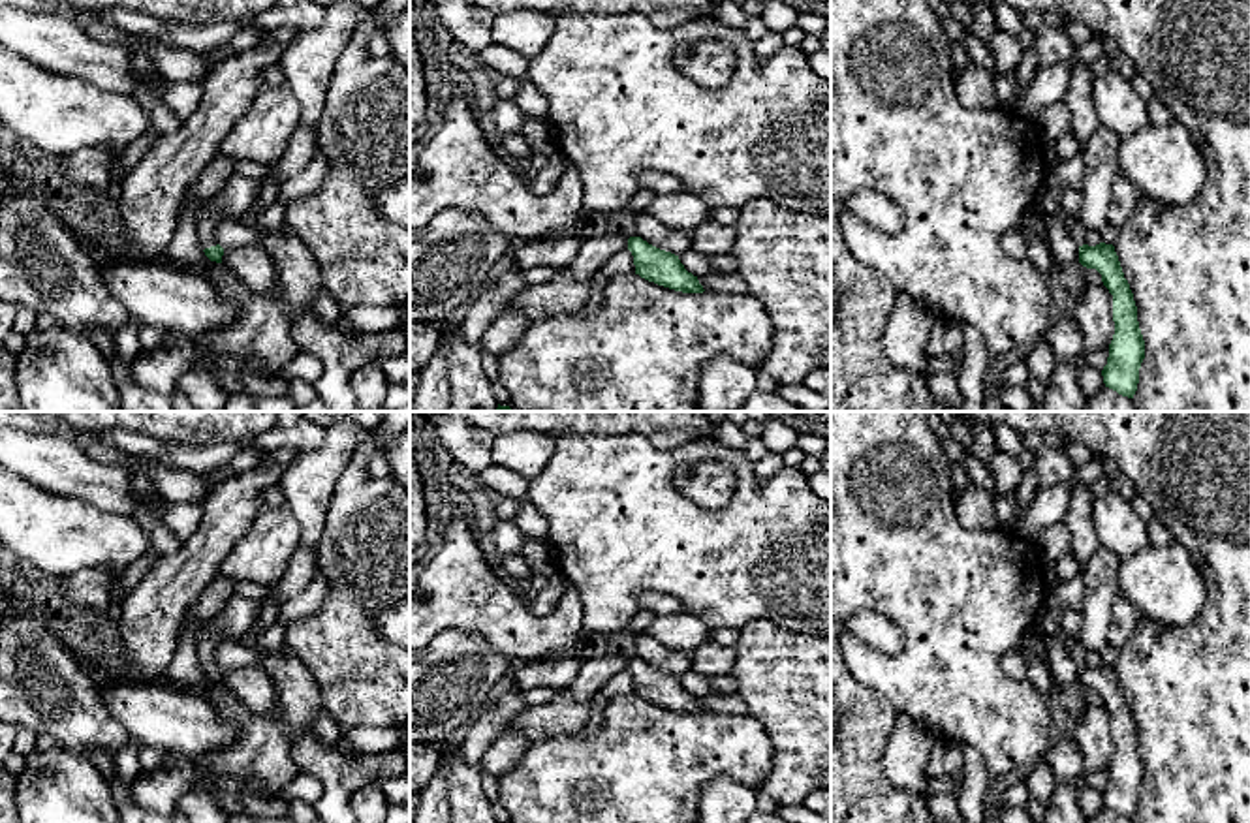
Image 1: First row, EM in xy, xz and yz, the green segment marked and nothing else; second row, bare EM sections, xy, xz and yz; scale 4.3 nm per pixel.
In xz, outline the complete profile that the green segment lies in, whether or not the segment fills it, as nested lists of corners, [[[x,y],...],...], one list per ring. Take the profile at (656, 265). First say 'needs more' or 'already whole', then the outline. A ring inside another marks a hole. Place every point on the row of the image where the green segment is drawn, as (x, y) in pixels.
already whole | [[[630,237],[628,250],[633,256],[635,274],[641,278],[682,293],[705,291],[697,276],[684,269],[679,256],[660,250],[641,237]]]

